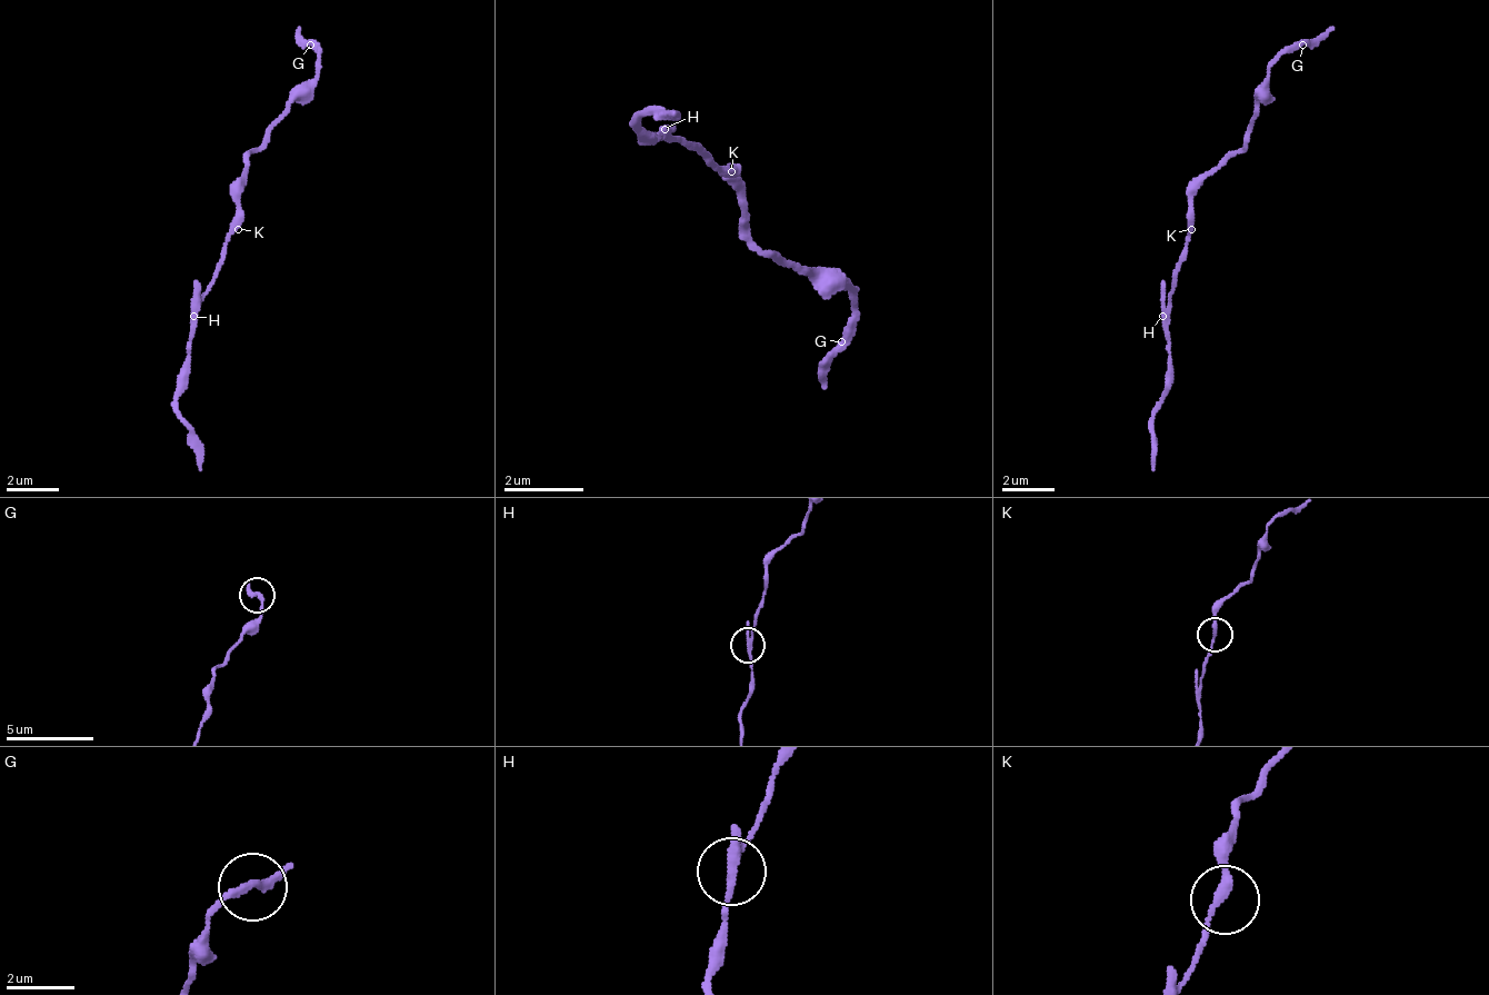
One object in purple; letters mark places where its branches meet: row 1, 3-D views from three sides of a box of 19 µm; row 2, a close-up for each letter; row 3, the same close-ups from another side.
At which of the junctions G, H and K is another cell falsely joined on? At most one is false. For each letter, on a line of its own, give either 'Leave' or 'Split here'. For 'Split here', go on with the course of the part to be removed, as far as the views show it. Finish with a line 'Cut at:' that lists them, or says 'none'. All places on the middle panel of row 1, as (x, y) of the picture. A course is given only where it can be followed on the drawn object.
G: Leave
H: Split here. Course of the part to remove: (661, 131), (641, 131), (671, 111)
K: Leave
Cut at: H

